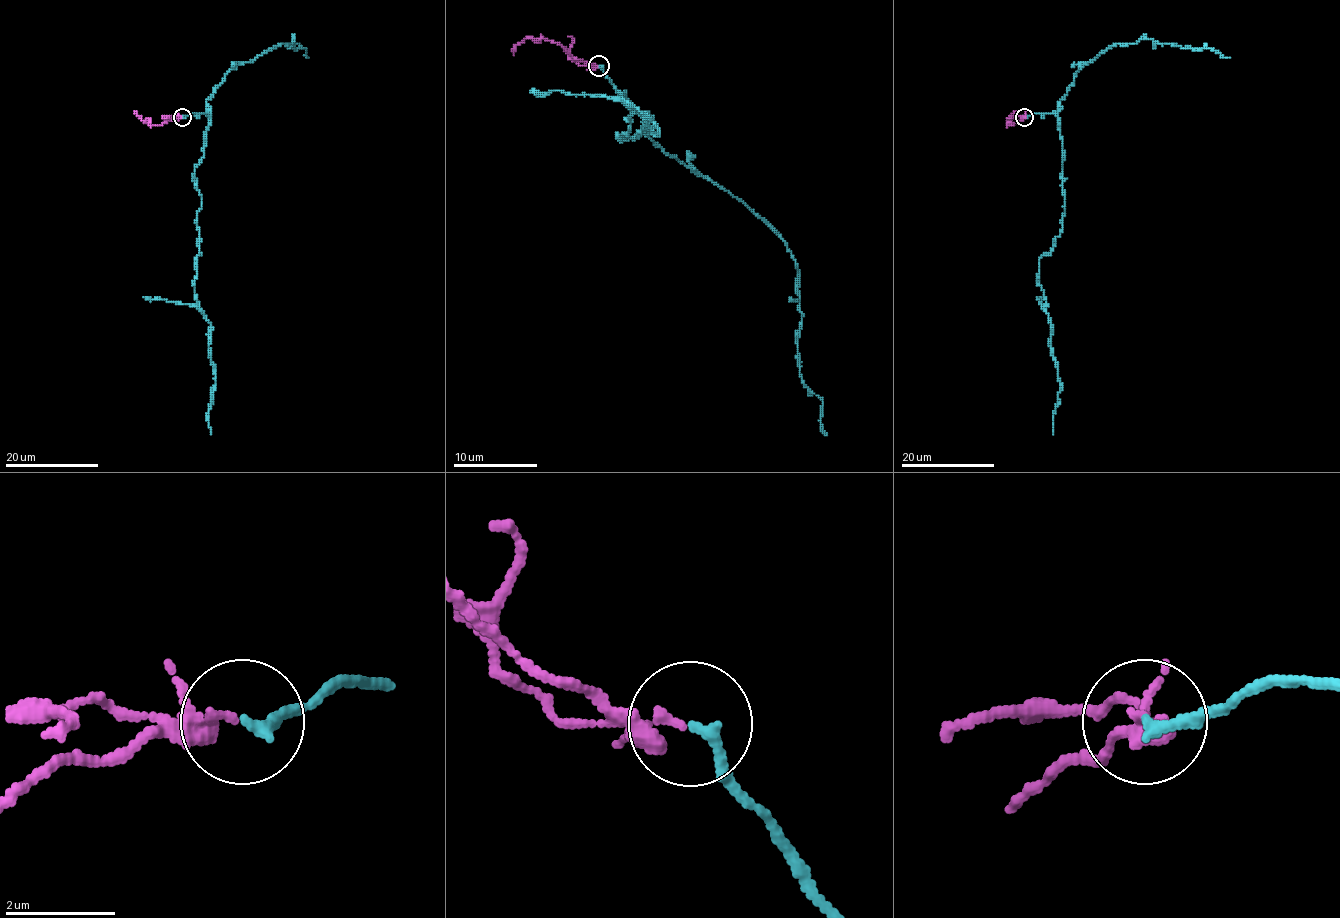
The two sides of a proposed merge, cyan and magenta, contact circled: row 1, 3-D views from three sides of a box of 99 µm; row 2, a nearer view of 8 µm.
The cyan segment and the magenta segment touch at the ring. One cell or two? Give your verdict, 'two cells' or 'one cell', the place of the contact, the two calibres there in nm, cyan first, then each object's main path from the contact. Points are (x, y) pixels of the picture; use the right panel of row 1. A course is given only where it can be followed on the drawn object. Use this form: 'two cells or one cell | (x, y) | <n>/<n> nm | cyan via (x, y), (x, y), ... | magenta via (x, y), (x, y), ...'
two cells | (1024, 117) | 220/190 nm | cyan via (1023, 117), (1054, 113), (1063, 158), (1064, 216), (1052, 250), (1040, 259), (1038, 280), (1061, 385), (1052, 435) | magenta via (1023, 117), (1008, 124), (1008, 119), (1018, 110)

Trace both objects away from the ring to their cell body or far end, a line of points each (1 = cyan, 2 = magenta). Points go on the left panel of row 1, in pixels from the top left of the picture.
1: (182, 117), (207, 113), (210, 121), (193, 175), (201, 195), (195, 296), (210, 324), (215, 374), (211, 435)
2: (181, 117), (149, 124), (135, 110)

